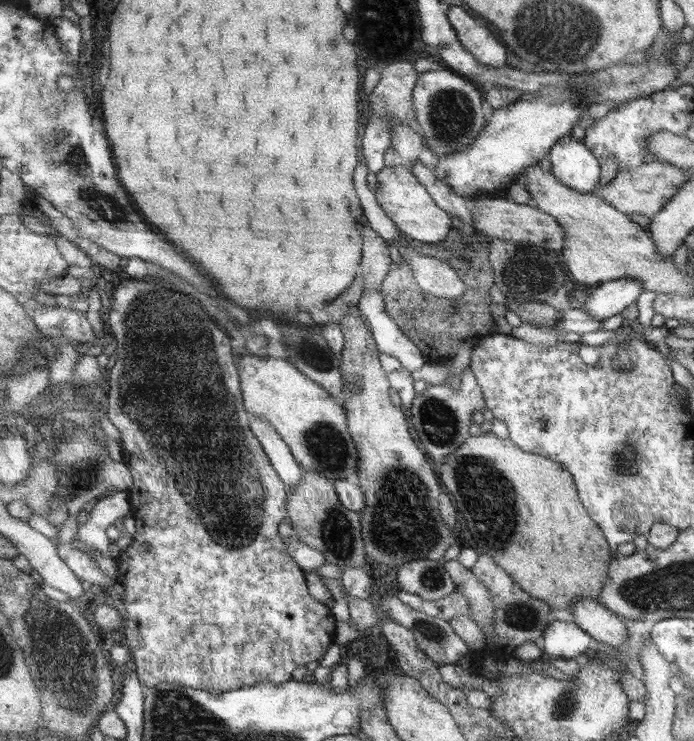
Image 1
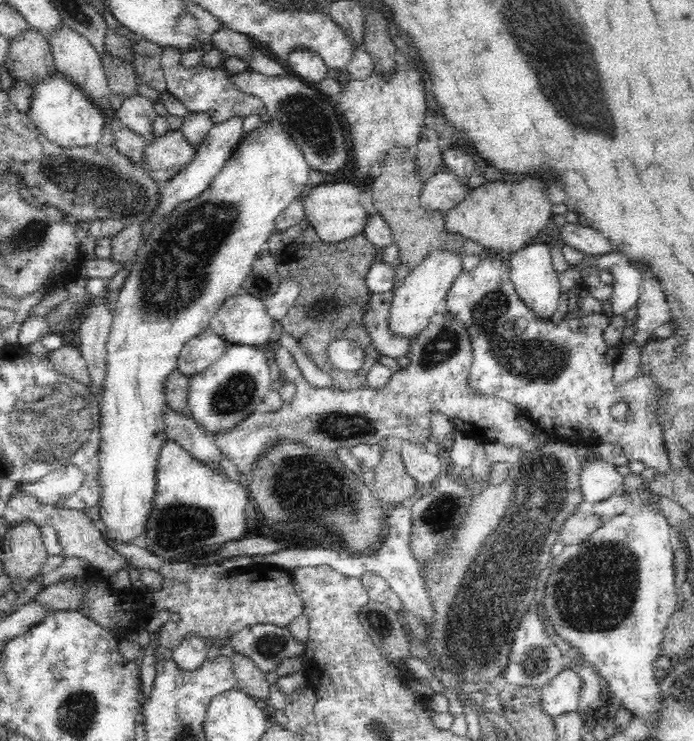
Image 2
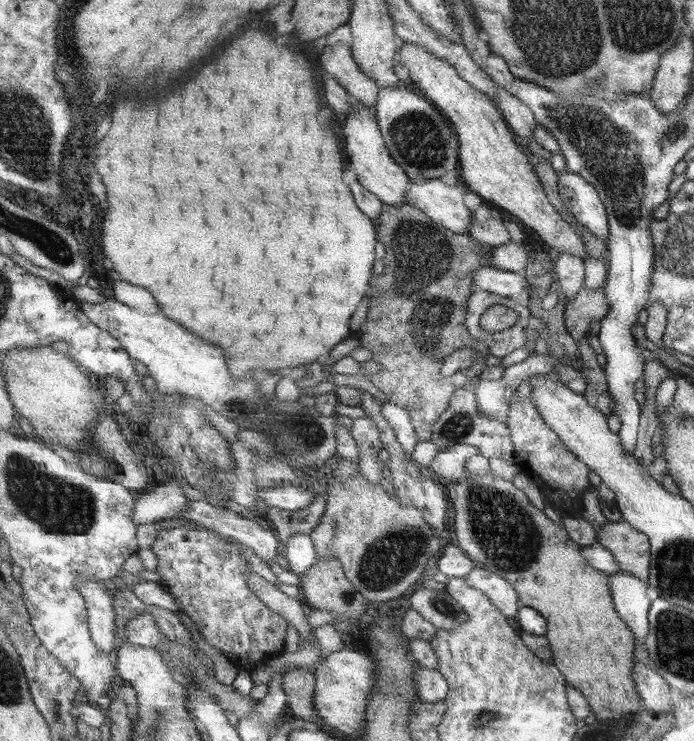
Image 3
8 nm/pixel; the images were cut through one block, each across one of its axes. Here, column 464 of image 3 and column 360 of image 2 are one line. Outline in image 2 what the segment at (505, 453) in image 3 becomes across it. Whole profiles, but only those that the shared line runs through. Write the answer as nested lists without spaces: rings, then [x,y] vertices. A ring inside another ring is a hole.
[[[441,307],[430,318],[429,323],[417,334],[412,348],[410,348],[408,366],[394,372],[390,382],[382,388],[360,387],[346,392],[332,387],[310,386],[303,379],[291,352],[278,341],[274,341],[271,348],[275,353],[275,362],[280,368],[282,376],[286,380],[291,380],[296,388],[292,402],[284,402],[280,406],[280,410],[276,410],[276,412],[261,408],[254,411],[230,430],[215,436],[218,448],[233,463],[233,466],[238,467],[243,476],[253,472],[258,460],[262,460],[266,456],[266,452],[282,440],[299,442],[312,450],[327,451],[329,454],[335,454],[335,450],[340,450],[340,448],[352,448],[357,444],[380,444],[383,439],[402,441],[407,445],[423,448],[424,443],[431,438],[432,434],[430,412],[436,411],[442,412],[457,428],[476,440],[500,442],[506,446],[519,448],[521,452],[537,449],[538,442],[533,433],[524,430],[516,420],[516,416],[521,413],[519,408],[502,397],[478,392],[470,385],[469,378],[473,360],[472,339],[470,339],[472,335],[470,335],[468,325],[462,323],[456,314],[450,310],[447,311]]]

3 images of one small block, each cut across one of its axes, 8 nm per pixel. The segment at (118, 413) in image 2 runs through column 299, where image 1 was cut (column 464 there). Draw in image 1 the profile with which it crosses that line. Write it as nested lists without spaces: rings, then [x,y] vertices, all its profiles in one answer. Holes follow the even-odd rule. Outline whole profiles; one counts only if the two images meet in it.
[[[563,83],[563,85],[545,86],[534,94],[527,94],[521,99],[509,104],[506,108],[499,108],[490,112],[490,123],[479,133],[479,138],[471,143],[471,146],[455,151],[451,155],[436,156],[437,161],[432,168],[437,178],[449,186],[453,186],[456,193],[466,199],[483,198],[483,196],[495,196],[497,192],[507,190],[507,186],[513,185],[521,178],[531,166],[541,164],[541,160],[548,156],[551,149],[565,135],[569,135],[583,118],[583,114],[589,108],[593,92],[591,89],[583,89],[579,85]]]

